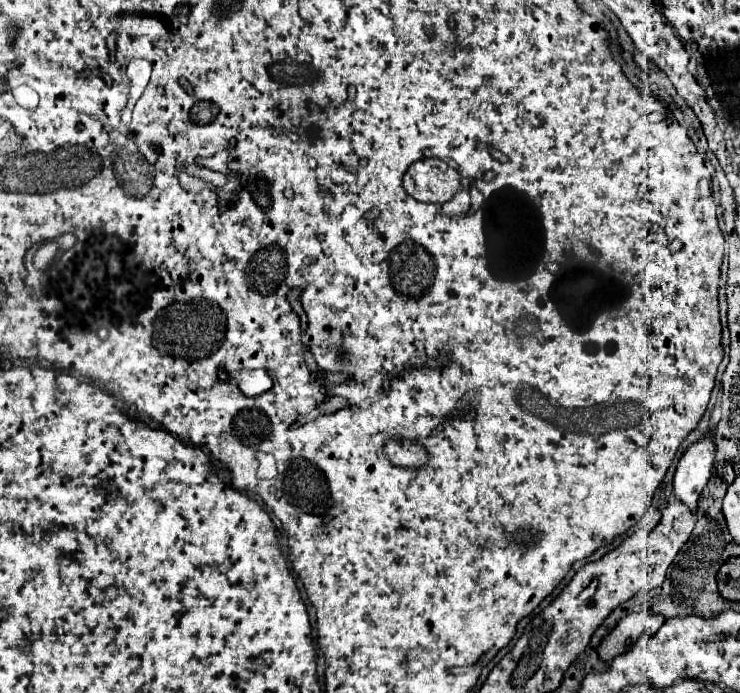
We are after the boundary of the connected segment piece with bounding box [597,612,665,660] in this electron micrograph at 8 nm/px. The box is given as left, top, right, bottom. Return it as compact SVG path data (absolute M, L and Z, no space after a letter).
M631 612L617 622L617 626L601 640L597 652L601 660L613 660L615 656L631 650L635 642L643 636L655 634L665 618L661 614L649 612Z

